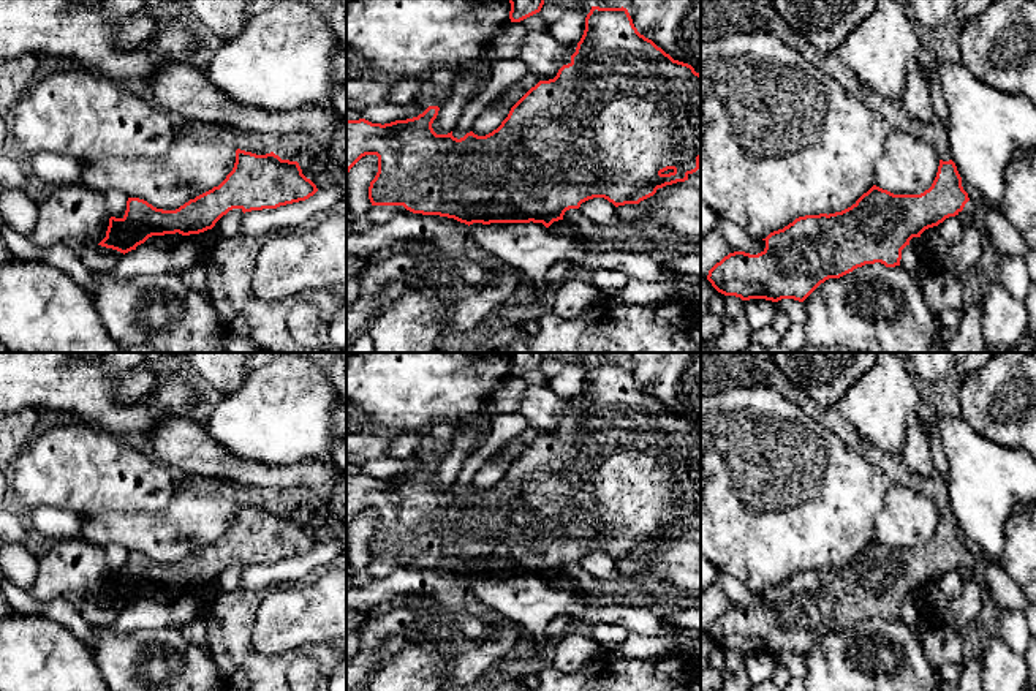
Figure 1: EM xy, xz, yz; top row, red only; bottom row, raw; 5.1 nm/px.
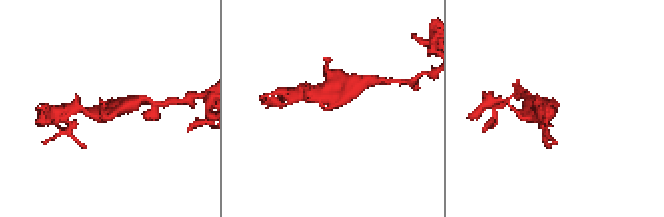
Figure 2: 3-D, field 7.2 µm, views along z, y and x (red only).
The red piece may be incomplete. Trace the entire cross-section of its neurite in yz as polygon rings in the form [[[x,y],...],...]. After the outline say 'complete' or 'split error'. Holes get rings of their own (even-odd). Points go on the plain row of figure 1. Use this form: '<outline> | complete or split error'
[[[940,514],[936,531],[921,549],[894,549],[873,539],[851,561],[835,568],[805,569],[783,583],[770,587],[766,602],[758,609],[734,606],[717,617],[707,629],[712,640],[742,655],[766,653],[803,656],[821,637],[840,632],[865,618],[900,620],[902,604],[913,591],[949,571],[958,569],[970,555],[952,514]]] | complete

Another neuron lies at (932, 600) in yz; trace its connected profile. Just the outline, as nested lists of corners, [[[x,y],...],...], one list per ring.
[[[936,580],[921,588],[921,599],[917,604],[921,612],[927,612],[936,623],[943,625],[946,621],[949,599],[943,595]]]

